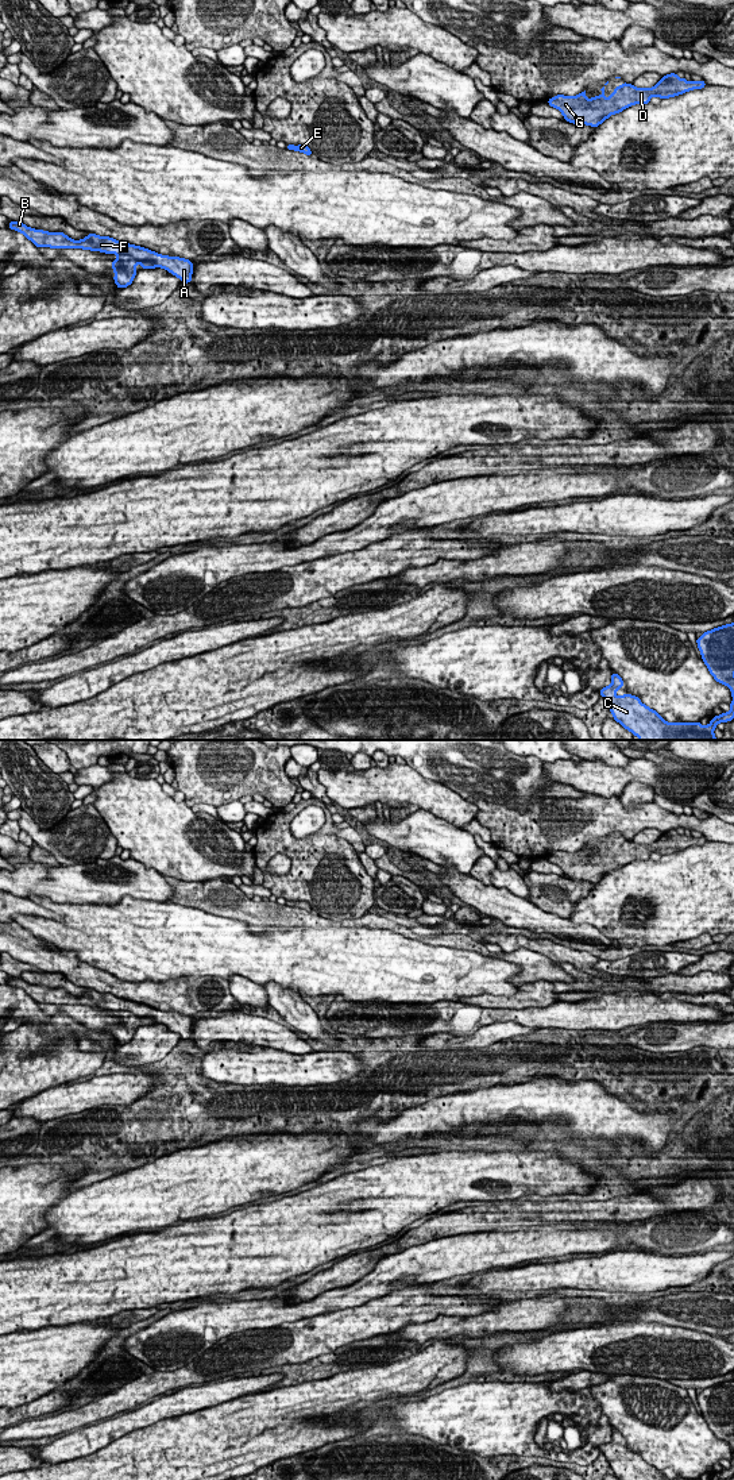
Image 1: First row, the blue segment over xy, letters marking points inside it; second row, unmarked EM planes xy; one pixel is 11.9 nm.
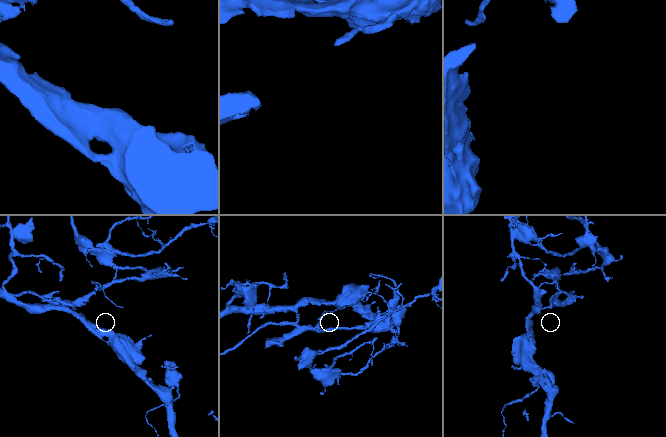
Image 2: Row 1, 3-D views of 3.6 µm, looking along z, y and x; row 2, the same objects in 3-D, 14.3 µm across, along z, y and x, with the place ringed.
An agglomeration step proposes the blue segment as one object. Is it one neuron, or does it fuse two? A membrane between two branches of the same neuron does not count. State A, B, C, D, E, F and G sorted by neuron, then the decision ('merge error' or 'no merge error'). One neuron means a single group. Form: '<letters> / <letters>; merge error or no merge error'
A B C F / D E G; merge error

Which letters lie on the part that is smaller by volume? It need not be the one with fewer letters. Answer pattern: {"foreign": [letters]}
{"foreign": ["D", "E", "G"]}

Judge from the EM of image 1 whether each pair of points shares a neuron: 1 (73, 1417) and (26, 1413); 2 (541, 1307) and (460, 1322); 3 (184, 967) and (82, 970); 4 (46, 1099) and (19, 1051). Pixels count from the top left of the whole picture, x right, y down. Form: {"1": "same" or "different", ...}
{"1": "different", "2": "same", "3": "different", "4": "different"}

